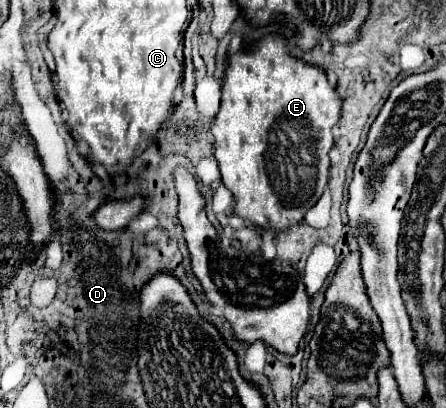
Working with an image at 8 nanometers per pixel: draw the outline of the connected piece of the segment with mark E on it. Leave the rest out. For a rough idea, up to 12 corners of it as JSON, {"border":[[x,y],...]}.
{"border":[[282,34],[230,54],[212,122],[236,214],[300,222],[342,98]]}

